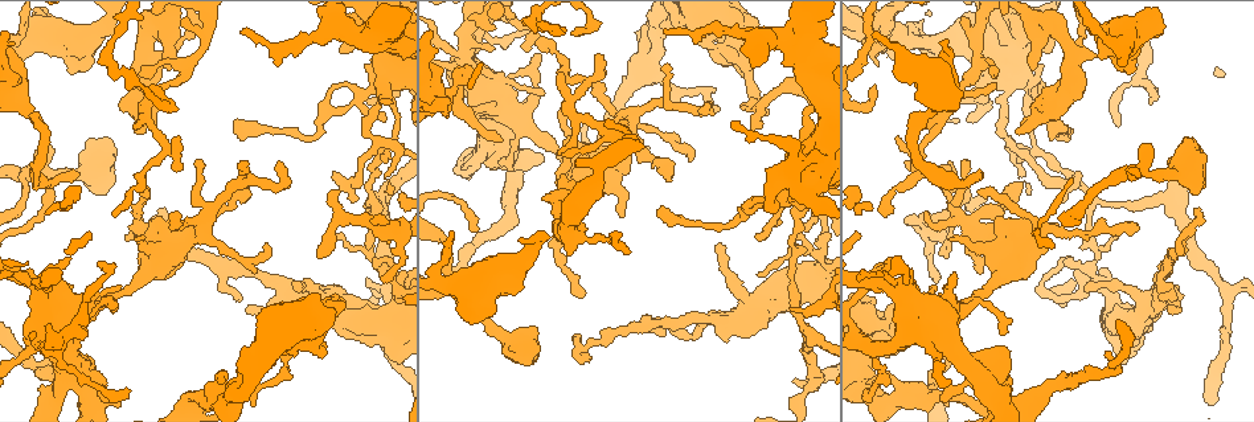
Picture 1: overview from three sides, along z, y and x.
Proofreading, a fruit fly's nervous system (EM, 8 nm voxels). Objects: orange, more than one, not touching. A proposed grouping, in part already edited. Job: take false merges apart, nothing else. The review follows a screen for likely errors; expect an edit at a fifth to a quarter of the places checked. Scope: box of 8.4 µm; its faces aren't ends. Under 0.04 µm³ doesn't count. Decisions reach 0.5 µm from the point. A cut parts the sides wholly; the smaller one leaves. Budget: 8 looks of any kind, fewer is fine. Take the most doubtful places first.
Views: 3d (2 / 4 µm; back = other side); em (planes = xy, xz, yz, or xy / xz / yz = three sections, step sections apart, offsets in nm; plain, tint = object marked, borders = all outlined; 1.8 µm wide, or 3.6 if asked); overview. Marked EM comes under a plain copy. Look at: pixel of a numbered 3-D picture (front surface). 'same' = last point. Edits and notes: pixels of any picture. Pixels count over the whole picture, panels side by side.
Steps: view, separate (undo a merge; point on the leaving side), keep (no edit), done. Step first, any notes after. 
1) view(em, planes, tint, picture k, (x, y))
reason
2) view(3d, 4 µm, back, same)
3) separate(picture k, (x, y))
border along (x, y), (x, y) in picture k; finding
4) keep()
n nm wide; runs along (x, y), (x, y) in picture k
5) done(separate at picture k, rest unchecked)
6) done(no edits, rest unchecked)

view(em, planes, tint, picture 1, (1010, 45))
calibre changes

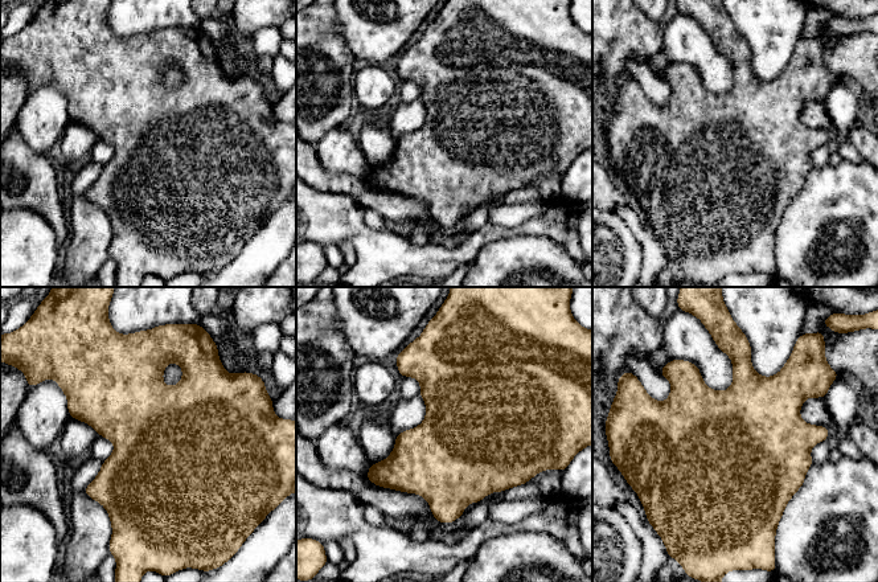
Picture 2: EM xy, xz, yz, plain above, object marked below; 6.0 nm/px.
keep()
continuous, no second cell

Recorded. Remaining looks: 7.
view(em, xz, step 16, tint, picture 1, (25, 171))

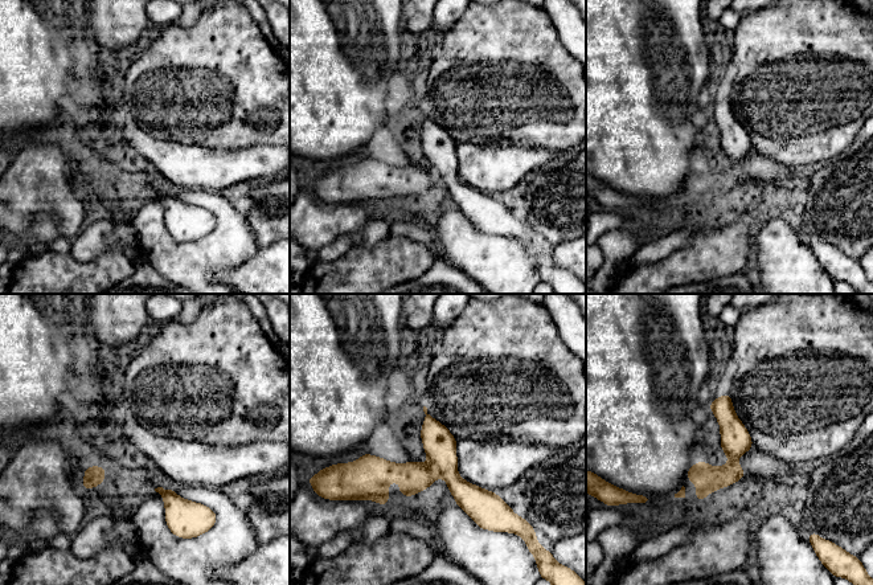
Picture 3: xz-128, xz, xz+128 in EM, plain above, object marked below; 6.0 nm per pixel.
view(em, xy, step 16, borders, same)

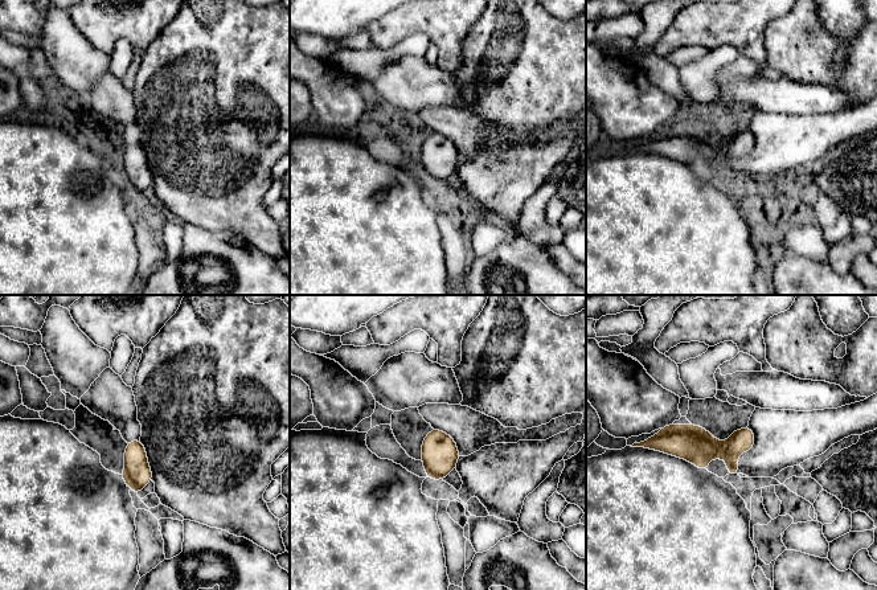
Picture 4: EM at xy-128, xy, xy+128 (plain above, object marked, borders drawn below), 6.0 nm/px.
separate(picture 4, (693, 443))
140 nm wide; a second cell is stuck on

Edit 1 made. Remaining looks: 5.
view(3d, 2 µm, picture 1, (502, 133))
three-way junction

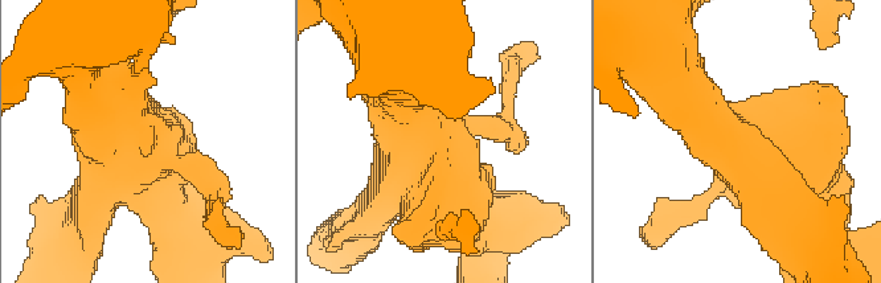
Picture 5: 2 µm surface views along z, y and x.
view(em, 3.6 µm, planes, tint, picture 5, (438, 146))
shape alone is not enough

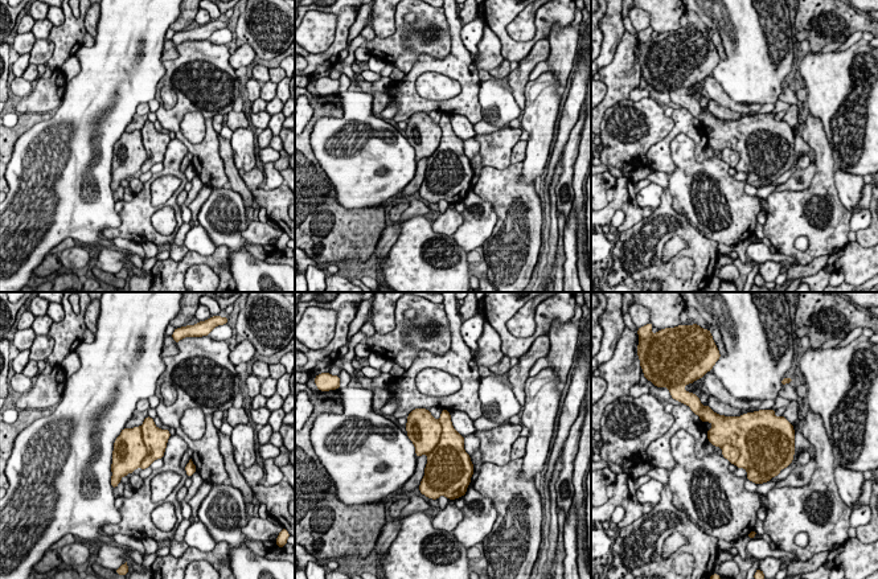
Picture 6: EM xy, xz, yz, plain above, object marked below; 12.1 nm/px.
separate(picture 6, (155, 439))
500 nm wide; border along (139, 427), (147, 452), (140, 467) in picture 6; a second cell is stuck on

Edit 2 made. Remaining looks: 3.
done(separate at picture 4, separate at picture 6, rest unchecked)

